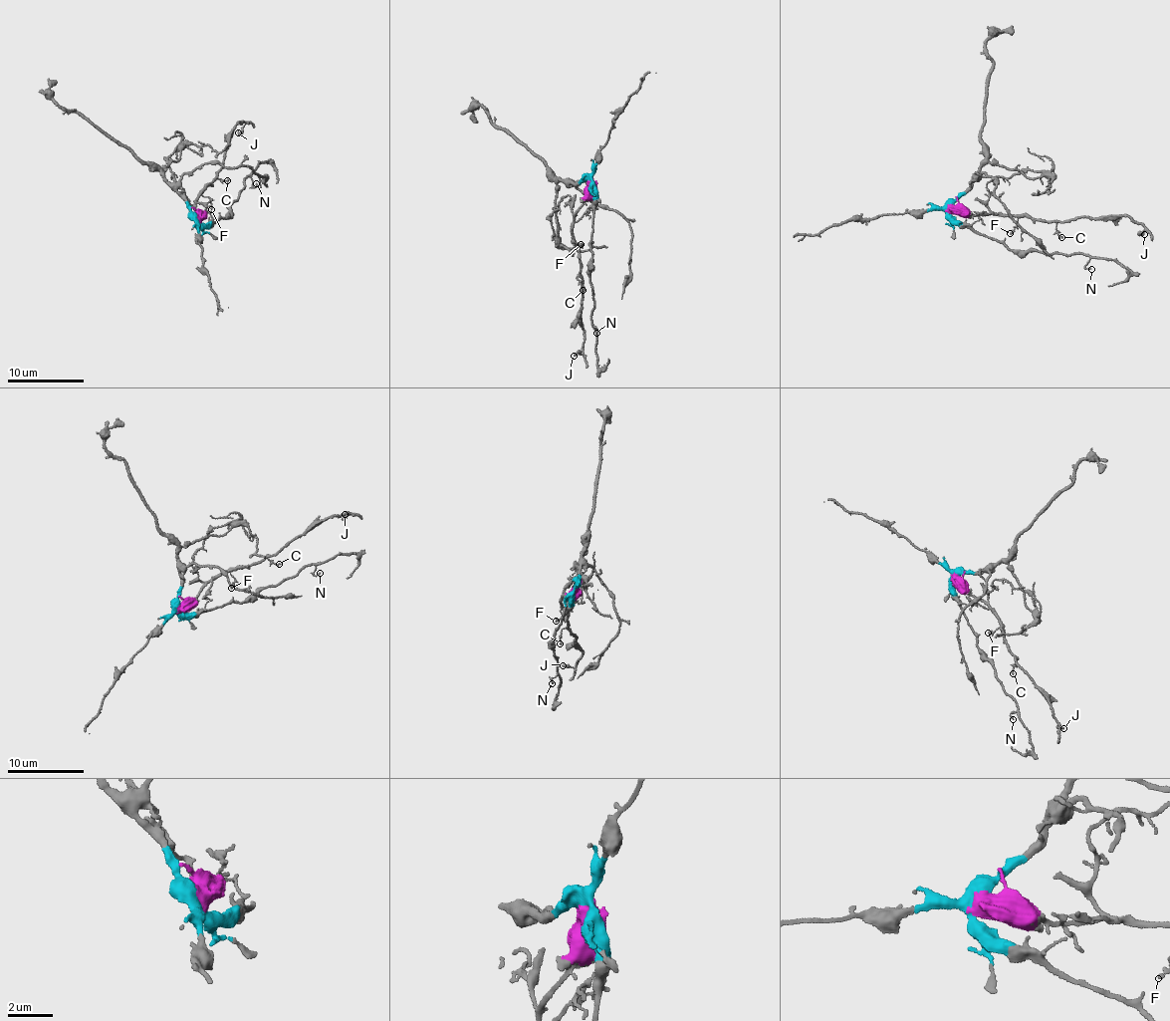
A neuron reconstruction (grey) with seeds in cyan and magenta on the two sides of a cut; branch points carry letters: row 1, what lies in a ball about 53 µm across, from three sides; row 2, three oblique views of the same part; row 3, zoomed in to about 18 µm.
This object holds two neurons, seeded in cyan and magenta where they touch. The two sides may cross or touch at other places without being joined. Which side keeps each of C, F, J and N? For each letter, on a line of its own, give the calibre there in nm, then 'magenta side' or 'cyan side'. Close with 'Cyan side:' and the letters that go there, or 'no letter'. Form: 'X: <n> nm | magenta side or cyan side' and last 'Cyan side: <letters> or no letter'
C: 120 nm | magenta side
F: 120 nm | magenta side
J: 190 nm | magenta side
N: 80 nm | cyan side
Cyan side: N

